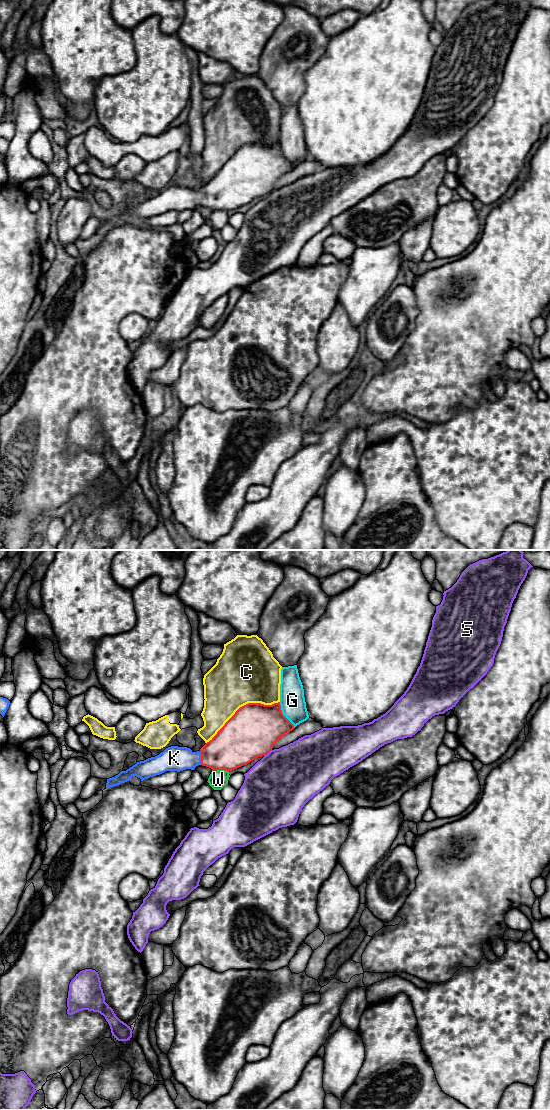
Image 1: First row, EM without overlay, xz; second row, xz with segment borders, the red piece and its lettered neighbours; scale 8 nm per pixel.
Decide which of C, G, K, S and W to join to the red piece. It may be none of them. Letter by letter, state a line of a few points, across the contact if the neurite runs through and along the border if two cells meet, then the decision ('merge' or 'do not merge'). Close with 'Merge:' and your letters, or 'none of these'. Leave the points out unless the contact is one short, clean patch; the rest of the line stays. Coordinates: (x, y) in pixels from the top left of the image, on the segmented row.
C: do not merge
G: do not merge
K: merge
S: do not merge
W: do not merge
Merge: K

